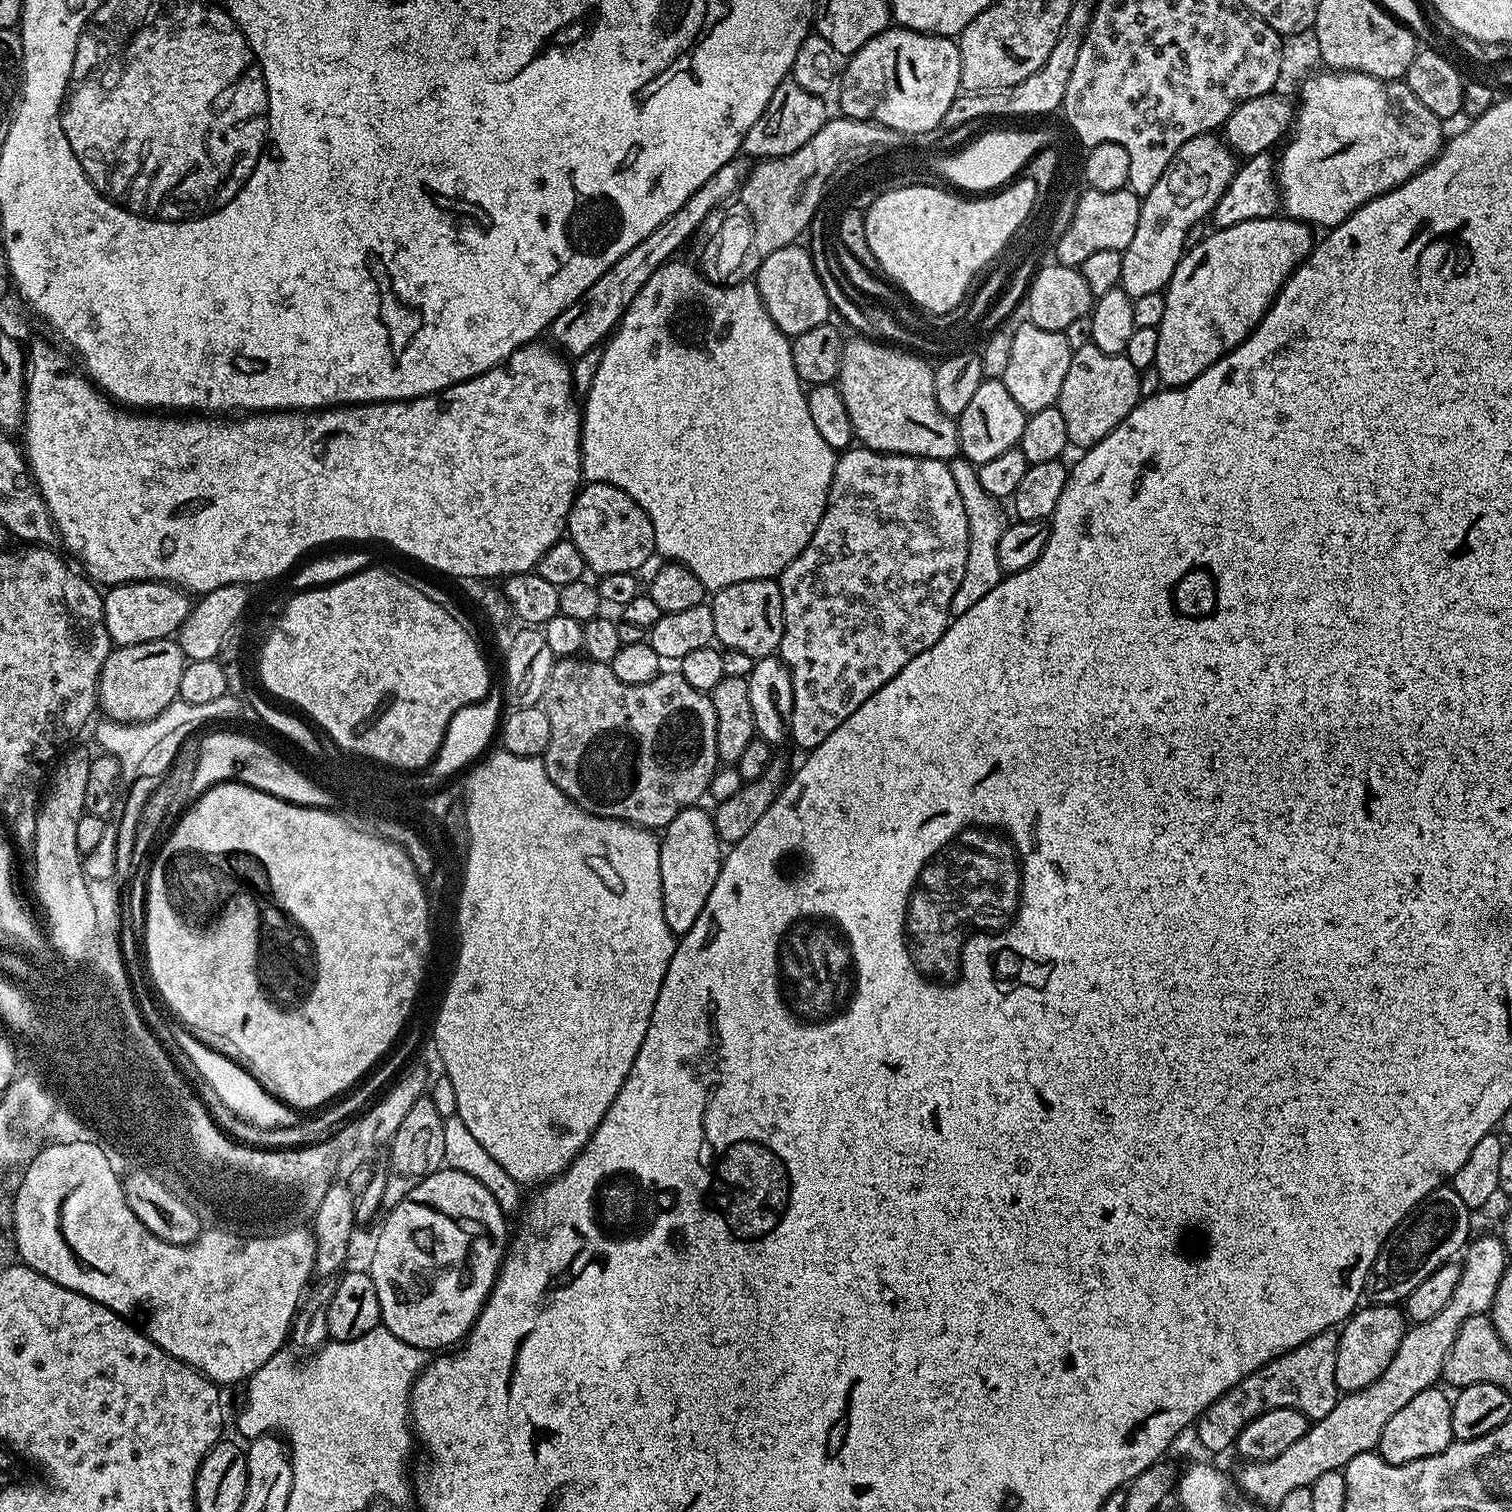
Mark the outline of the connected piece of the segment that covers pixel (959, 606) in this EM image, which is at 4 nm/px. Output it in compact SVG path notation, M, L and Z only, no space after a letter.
M957 458L947 461L950 474L954 474L954 483L958 485L958 494L962 494L962 506L966 506L966 522L968 523L968 553L966 554L966 571L962 574L962 582L958 582L958 590L954 590L954 598L950 598L950 613L953 617L966 614L994 586L998 586L1002 579L1002 573L998 566L998 542L1002 534L1008 529L1010 516L1004 513L1004 508L999 499L986 494L982 490L982 482L978 482L976 473L977 465L970 461Z

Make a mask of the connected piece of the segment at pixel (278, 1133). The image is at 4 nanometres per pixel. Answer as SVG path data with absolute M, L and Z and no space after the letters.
M407 1031L401 1040L397 1043L398 1048L383 1061L378 1072L373 1071L371 1073L372 1078L367 1077L354 1091L351 1091L348 1095L345 1095L342 1099L339 1099L336 1103L325 1107L322 1111L319 1111L316 1117L306 1120L299 1124L299 1122L293 1122L287 1125L287 1127L277 1127L276 1129L260 1129L254 1127L247 1121L241 1121L236 1115L225 1115L226 1118L219 1119L219 1125L223 1131L233 1138L237 1138L254 1146L269 1146L272 1148L295 1148L305 1145L315 1144L321 1141L321 1138L332 1126L348 1119L350 1116L355 1117L360 1111L363 1111L369 1102L405 1067L406 1061L417 1048L420 1042L420 1036L416 1032Z

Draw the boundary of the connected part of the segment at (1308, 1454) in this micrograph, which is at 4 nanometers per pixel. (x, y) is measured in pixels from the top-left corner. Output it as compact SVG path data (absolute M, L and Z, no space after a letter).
M1499 1235L1480 1236L1475 1240L1476 1237L1467 1245L1466 1251L1463 1253L1458 1287L1454 1290L1454 1294L1450 1294L1450 1302L1446 1302L1446 1306L1441 1312L1434 1314L1434 1318L1430 1318L1430 1322L1412 1324L1405 1331L1394 1358L1390 1358L1390 1366L1386 1366L1386 1370L1382 1370L1382 1374L1377 1380L1370 1382L1370 1386L1366 1386L1362 1390L1341 1395L1337 1399L1334 1410L1330 1410L1330 1414L1326 1414L1326 1418L1315 1421L1309 1427L1308 1432L1302 1434L1302 1438L1298 1438L1298 1442L1294 1442L1294 1446L1290 1446L1290 1450L1282 1450L1282 1454L1278 1454L1278 1458L1270 1458L1270 1462L1262 1462L1261 1464L1248 1462L1243 1465L1244 1469L1241 1470L1240 1476L1238 1475L1238 1487L1245 1497L1255 1500L1265 1509L1274 1510L1278 1506L1278 1502L1282 1502L1282 1498L1286 1498L1286 1494L1290 1494L1290 1490L1311 1488L1312 1483L1318 1478L1318 1474L1343 1470L1351 1460L1358 1458L1358 1454L1366 1454L1379 1445L1382 1430L1386 1430L1386 1422L1390 1422L1390 1418L1394 1418L1394 1414L1398 1414L1398 1410L1402 1410L1402 1406L1406 1406L1406 1402L1410 1402L1410 1398L1414 1398L1414 1394L1422 1394L1422 1390L1433 1387L1441 1379L1450 1346L1454 1346L1456 1336L1459 1334L1461 1326L1466 1322L1466 1318L1491 1313L1494 1294L1498 1294L1498 1282L1502 1282L1502 1274L1506 1267L1504 1247Z

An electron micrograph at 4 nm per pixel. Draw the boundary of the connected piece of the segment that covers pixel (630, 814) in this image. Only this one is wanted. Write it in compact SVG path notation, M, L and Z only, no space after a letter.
M560 658L553 663L550 678L546 678L542 707L546 718L550 718L550 746L546 746L542 757L544 769L546 774L550 774L550 782L554 782L554 786L558 786L558 790L562 790L562 794L570 797L582 810L611 820L625 820L627 824L634 824L638 828L663 830L683 808L699 805L700 799L705 799L712 776L718 770L716 715L711 695L694 690L694 686L690 686L690 682L682 678L679 670L664 670L642 686L630 686L626 682L618 682L618 678L614 678L612 669L607 664L587 658Z

